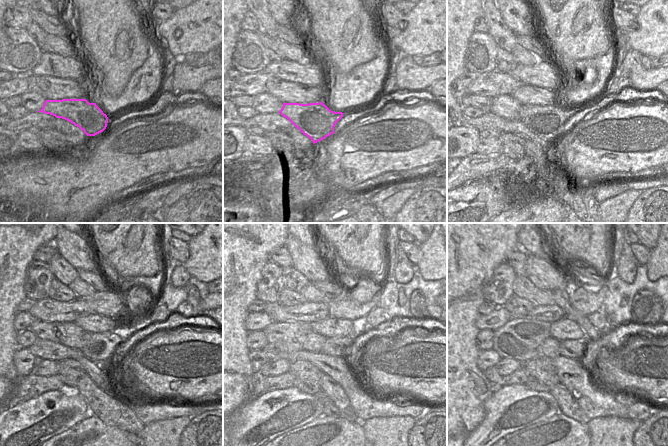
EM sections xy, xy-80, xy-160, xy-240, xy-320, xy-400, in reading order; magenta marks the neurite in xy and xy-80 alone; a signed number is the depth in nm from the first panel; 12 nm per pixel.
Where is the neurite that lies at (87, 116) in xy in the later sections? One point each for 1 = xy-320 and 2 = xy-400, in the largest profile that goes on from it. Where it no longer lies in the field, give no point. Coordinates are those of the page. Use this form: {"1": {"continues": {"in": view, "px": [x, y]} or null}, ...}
{"1": {"continues": {"in": "xy-320", "px": [338, 346]}}, "2": {"continues": {"in": "xy-400", "px": [572, 349]}}}

